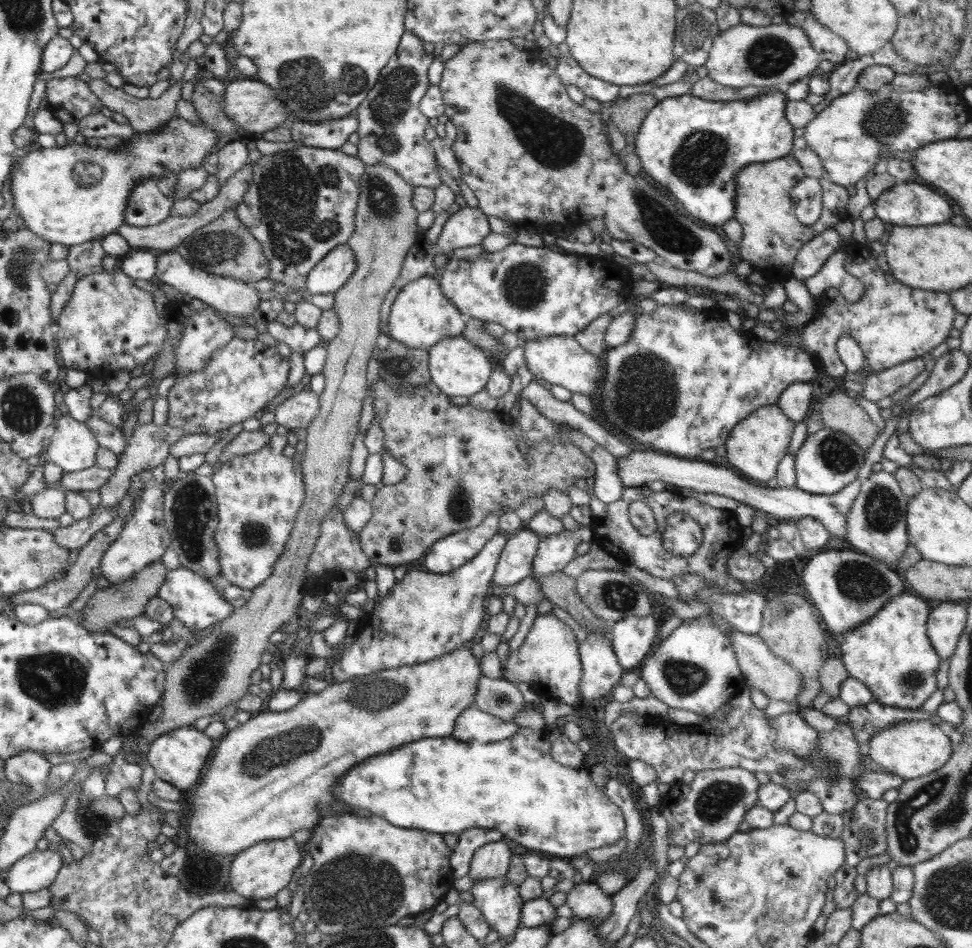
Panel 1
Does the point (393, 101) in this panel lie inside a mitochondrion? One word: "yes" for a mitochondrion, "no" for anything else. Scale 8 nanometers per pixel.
yes

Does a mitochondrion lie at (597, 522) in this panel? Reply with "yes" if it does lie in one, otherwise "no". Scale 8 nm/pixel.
no

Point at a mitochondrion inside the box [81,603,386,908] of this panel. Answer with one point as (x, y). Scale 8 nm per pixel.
(283, 749)

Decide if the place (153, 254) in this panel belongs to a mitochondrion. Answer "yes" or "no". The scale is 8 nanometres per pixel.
no

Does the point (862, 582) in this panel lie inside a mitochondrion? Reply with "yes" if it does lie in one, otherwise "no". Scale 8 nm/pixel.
yes

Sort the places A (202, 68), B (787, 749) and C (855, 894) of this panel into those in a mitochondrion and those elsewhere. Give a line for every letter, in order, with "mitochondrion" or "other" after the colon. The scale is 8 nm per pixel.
A: other
B: mitochondrion
C: other

